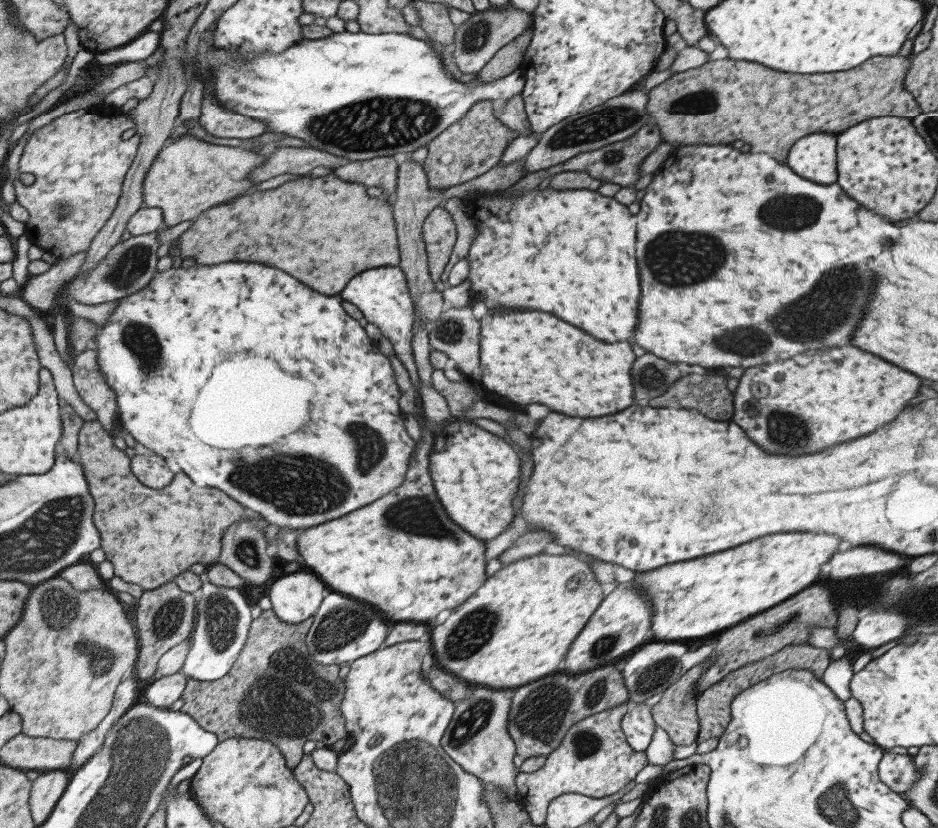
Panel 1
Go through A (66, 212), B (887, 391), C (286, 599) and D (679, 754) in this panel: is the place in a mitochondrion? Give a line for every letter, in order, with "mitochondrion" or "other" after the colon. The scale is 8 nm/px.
A: mitochondrion
B: other
C: other
D: other

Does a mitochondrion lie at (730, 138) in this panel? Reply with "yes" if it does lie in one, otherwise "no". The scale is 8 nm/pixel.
no

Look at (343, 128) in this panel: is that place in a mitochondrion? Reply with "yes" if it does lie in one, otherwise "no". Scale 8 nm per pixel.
yes

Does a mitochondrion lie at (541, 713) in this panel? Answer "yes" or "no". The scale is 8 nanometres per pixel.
yes

